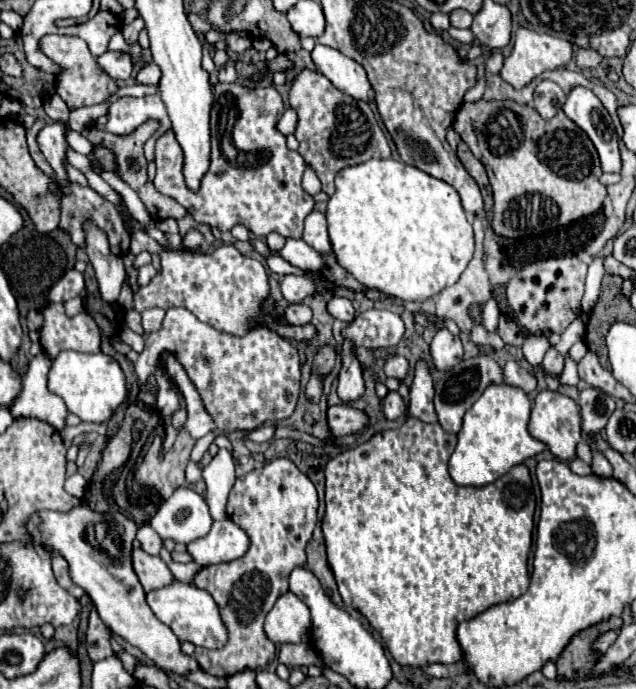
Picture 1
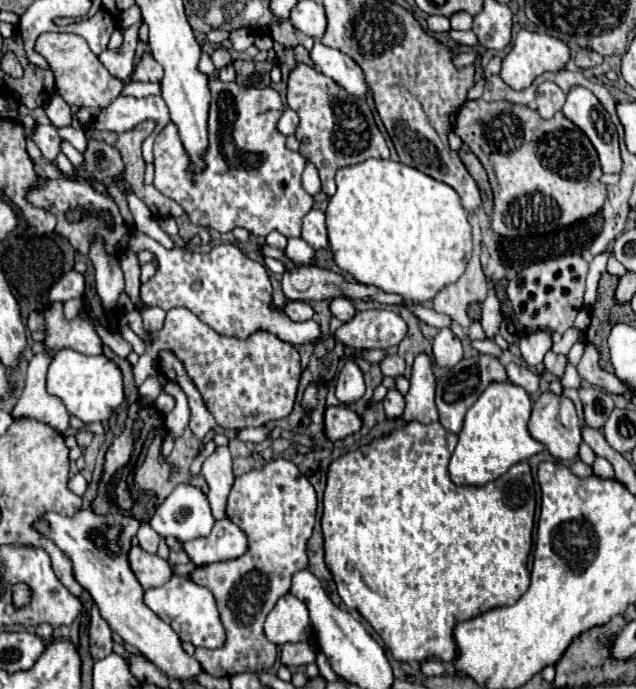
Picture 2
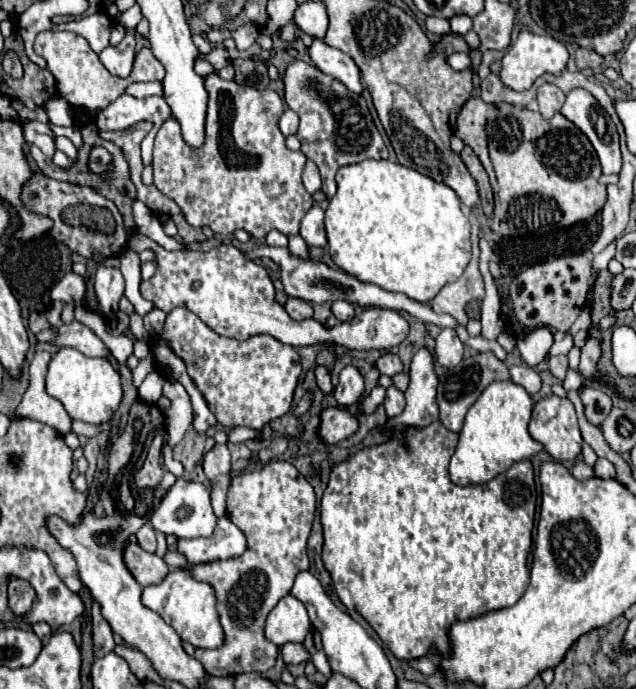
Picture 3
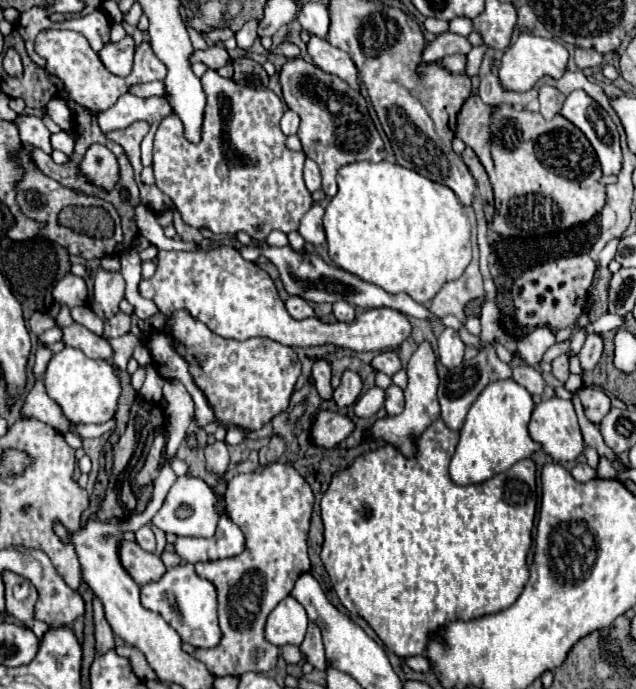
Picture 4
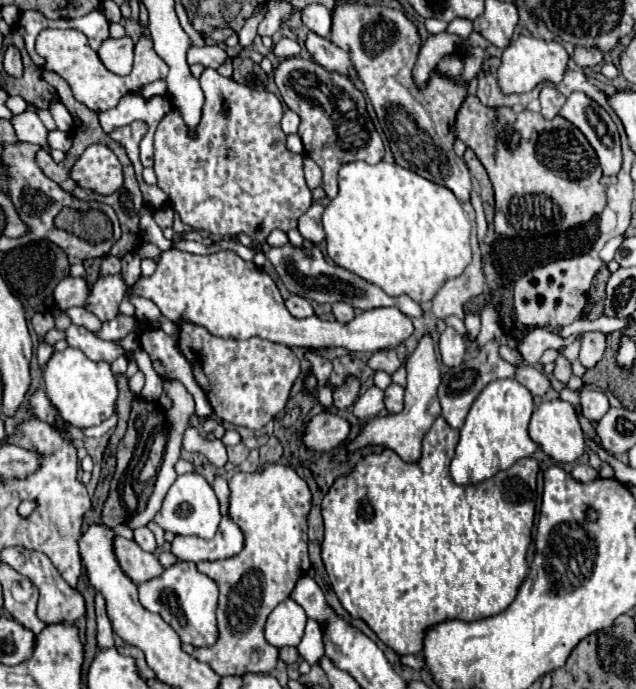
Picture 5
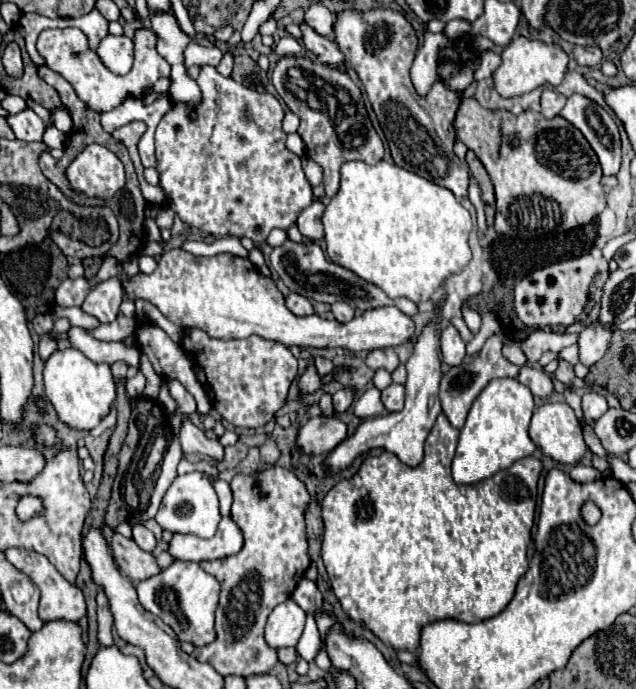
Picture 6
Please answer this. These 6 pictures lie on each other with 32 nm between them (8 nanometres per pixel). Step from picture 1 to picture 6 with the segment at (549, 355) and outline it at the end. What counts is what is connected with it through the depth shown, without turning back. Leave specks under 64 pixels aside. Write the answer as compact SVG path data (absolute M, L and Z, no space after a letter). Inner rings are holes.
M558 358L560 360L560 364L558 364L558 370L554 372L554 376L564 384L564 386L570 386L570 382L572 382L572 378L574 378L574 368L566 362L566 360L562 360L562 358Z

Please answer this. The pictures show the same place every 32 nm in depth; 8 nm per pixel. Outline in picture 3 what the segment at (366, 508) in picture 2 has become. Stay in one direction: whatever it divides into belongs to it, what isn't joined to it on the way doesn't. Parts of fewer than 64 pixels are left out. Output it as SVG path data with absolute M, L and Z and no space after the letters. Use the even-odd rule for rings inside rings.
M434 422L434 424L424 426L424 428L414 428L414 426L412 426L412 428L406 428L406 430L402 430L402 432L396 432L390 440L386 440L386 442L382 442L382 444L376 444L376 446L372 446L372 448L362 448L362 450L358 450L356 454L350 454L346 460L336 462L336 464L332 466L330 480L328 480L328 486L326 486L324 496L322 496L322 528L324 528L322 560L324 560L324 566L326 566L326 570L328 570L331 576L336 594L340 596L342 604L344 604L348 610L356 610L356 612L374 628L374 632L380 636L380 640L390 648L390 652L392 652L398 660L412 662L412 660L424 658L424 656L428 656L428 654L432 652L432 648L436 648L442 658L448 658L448 656L450 656L450 626L452 626L454 622L478 618L478 616L482 616L482 614L486 614L486 612L490 612L490 610L512 606L512 604L516 604L516 600L518 600L518 598L526 592L526 588L528 588L530 572L528 572L526 560L528 560L528 552L530 552L530 548L532 548L532 528L534 528L534 512L536 512L536 486L534 486L534 470L532 470L532 464L530 464L530 460L516 462L516 464L514 464L512 468L508 468L504 474L496 476L494 480L490 480L490 482L486 482L486 484L482 484L482 486L456 486L456 484L450 480L450 476L448 476L448 460L450 460L452 454L454 454L456 445L458 444L458 437L458 434L454 434L454 432L450 432L448 428L444 428L442 422Z

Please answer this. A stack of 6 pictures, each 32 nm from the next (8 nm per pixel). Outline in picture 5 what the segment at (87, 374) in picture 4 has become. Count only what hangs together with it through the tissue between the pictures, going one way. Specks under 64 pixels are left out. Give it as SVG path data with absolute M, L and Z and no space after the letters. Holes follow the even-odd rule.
M66 348L62 352L54 352L44 368L44 384L46 396L58 408L60 418L76 428L98 426L106 418L110 418L116 410L118 384L116 376L110 370L108 362L94 362L84 356L84 352L76 348Z

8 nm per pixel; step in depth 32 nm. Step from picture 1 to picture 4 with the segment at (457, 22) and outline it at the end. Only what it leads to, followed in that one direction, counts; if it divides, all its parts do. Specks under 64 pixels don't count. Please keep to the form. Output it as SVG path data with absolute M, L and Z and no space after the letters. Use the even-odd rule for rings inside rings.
M464 16L452 18L450 20L450 32L460 34L460 36L468 36L472 32L472 20L470 18L464 18Z

